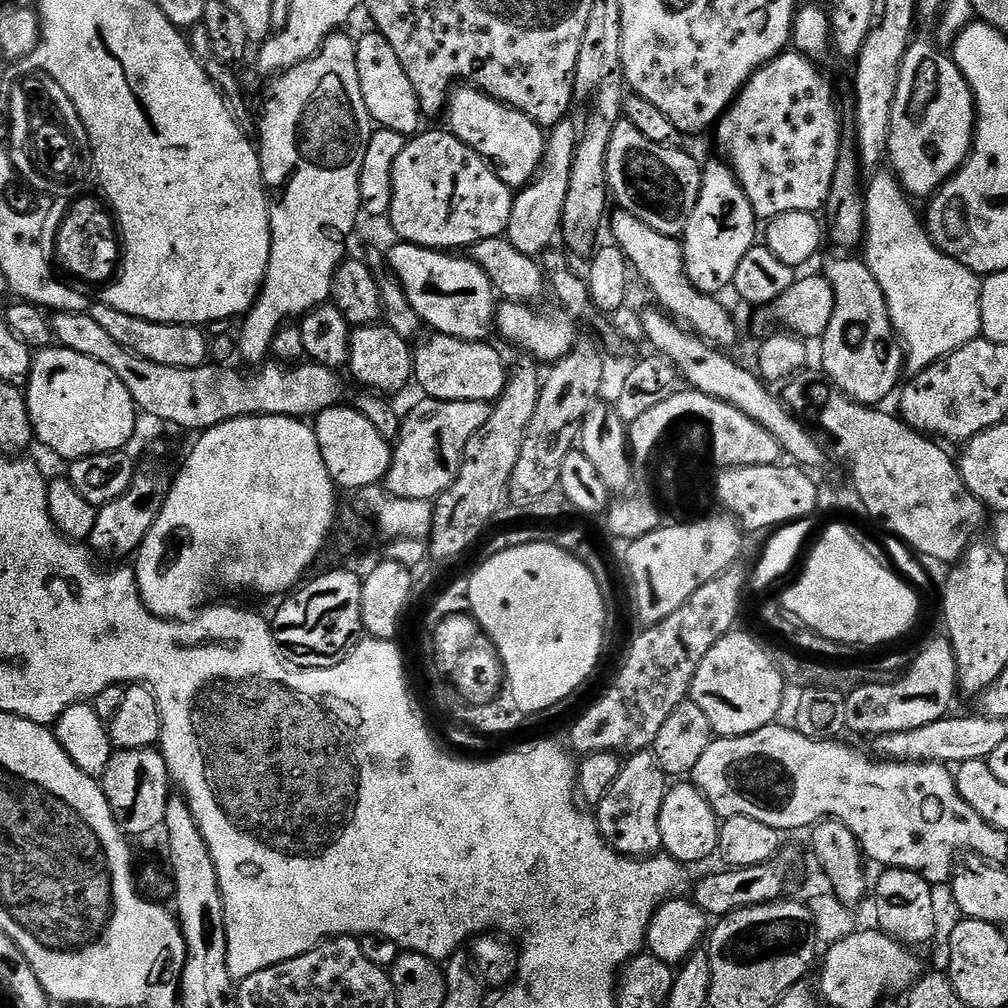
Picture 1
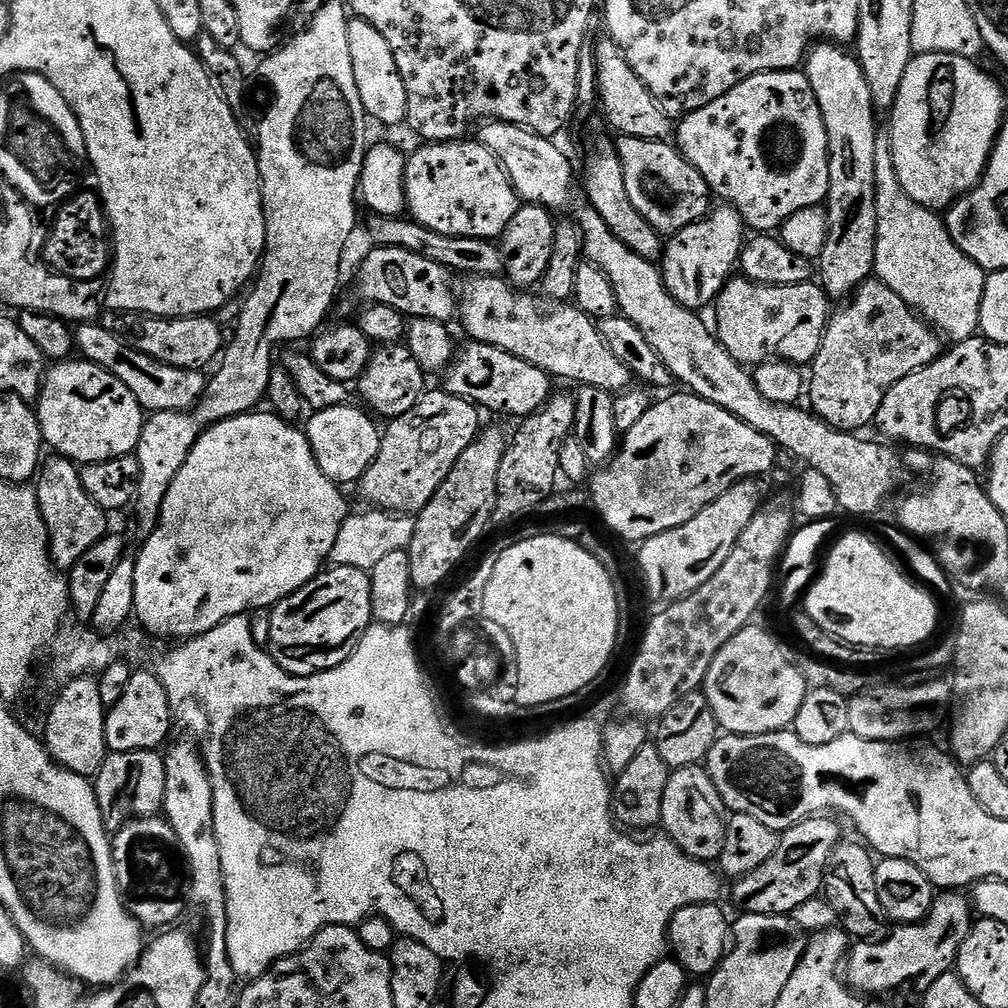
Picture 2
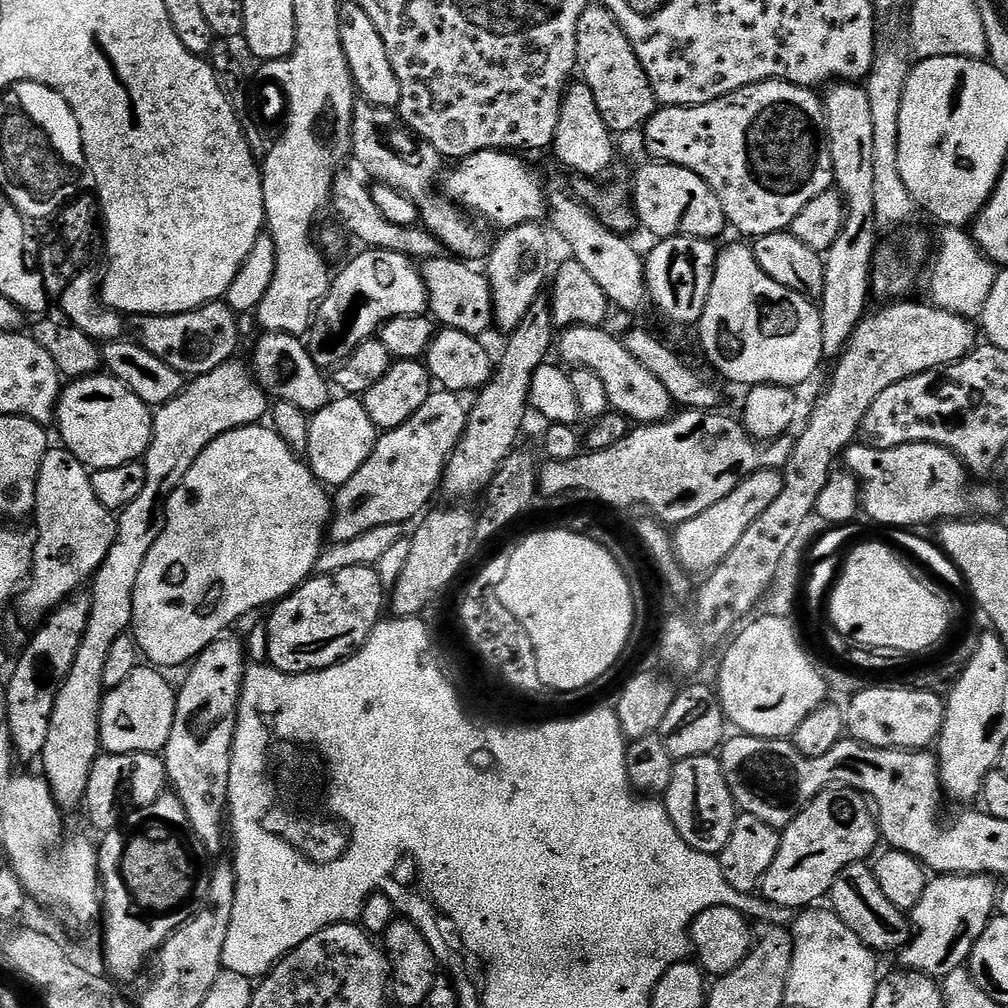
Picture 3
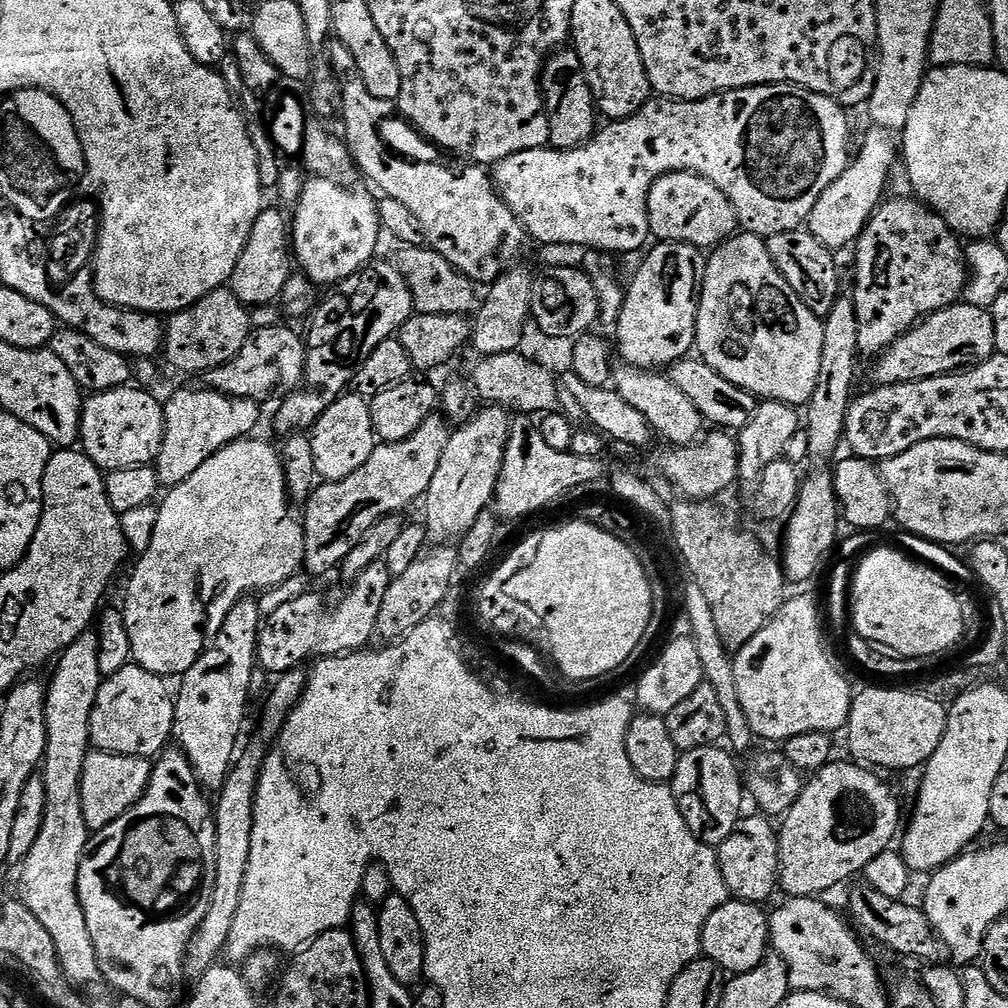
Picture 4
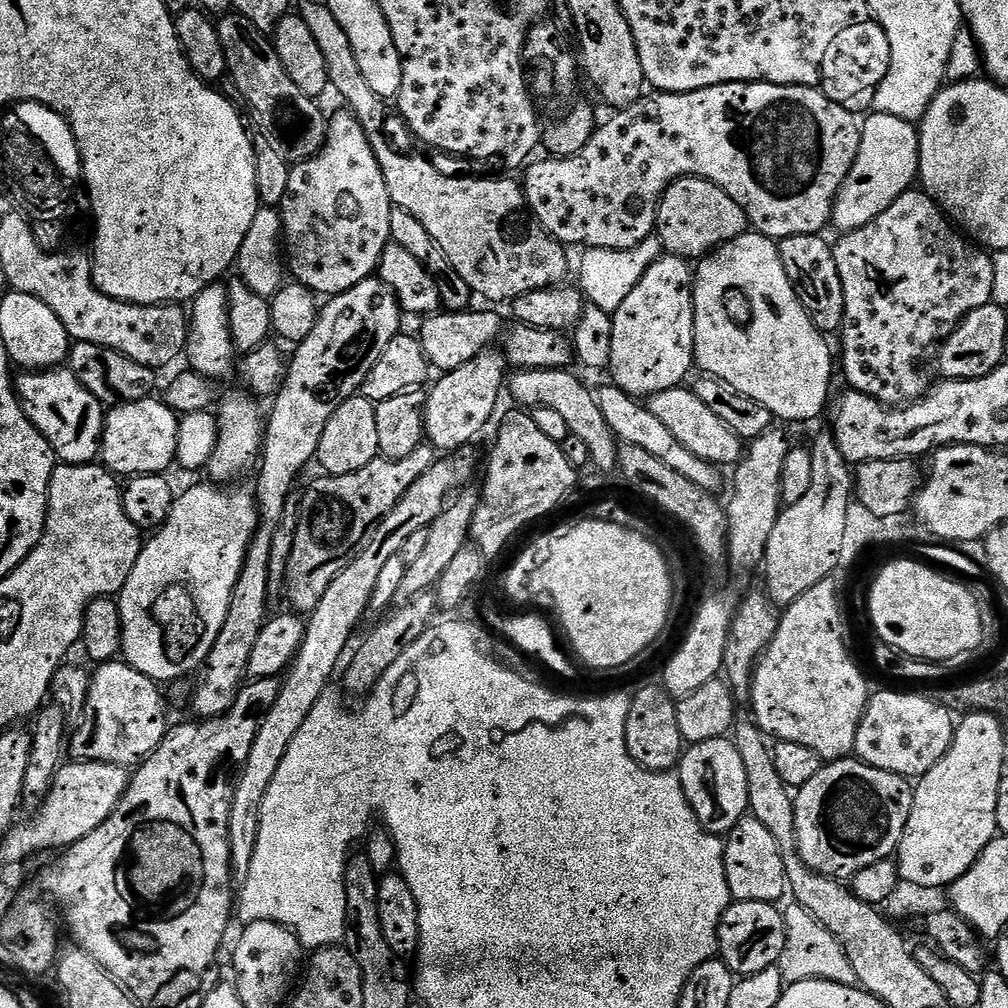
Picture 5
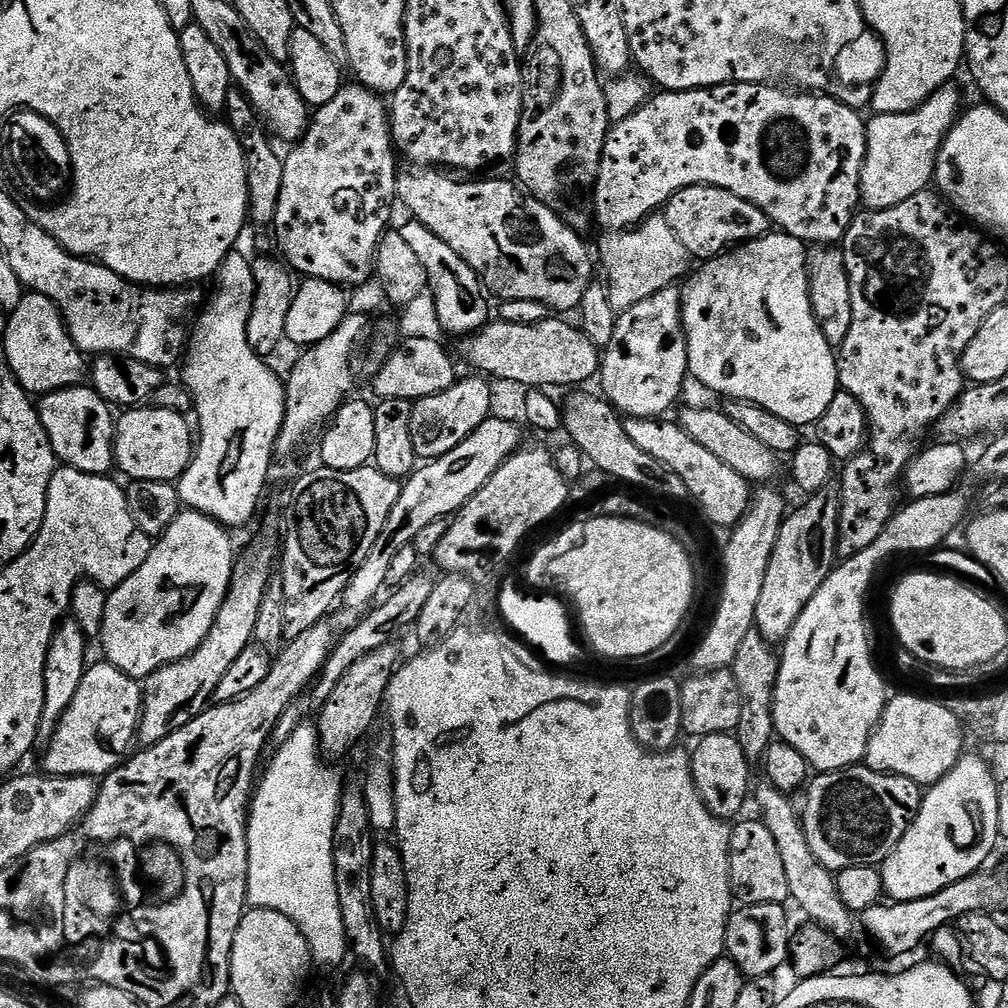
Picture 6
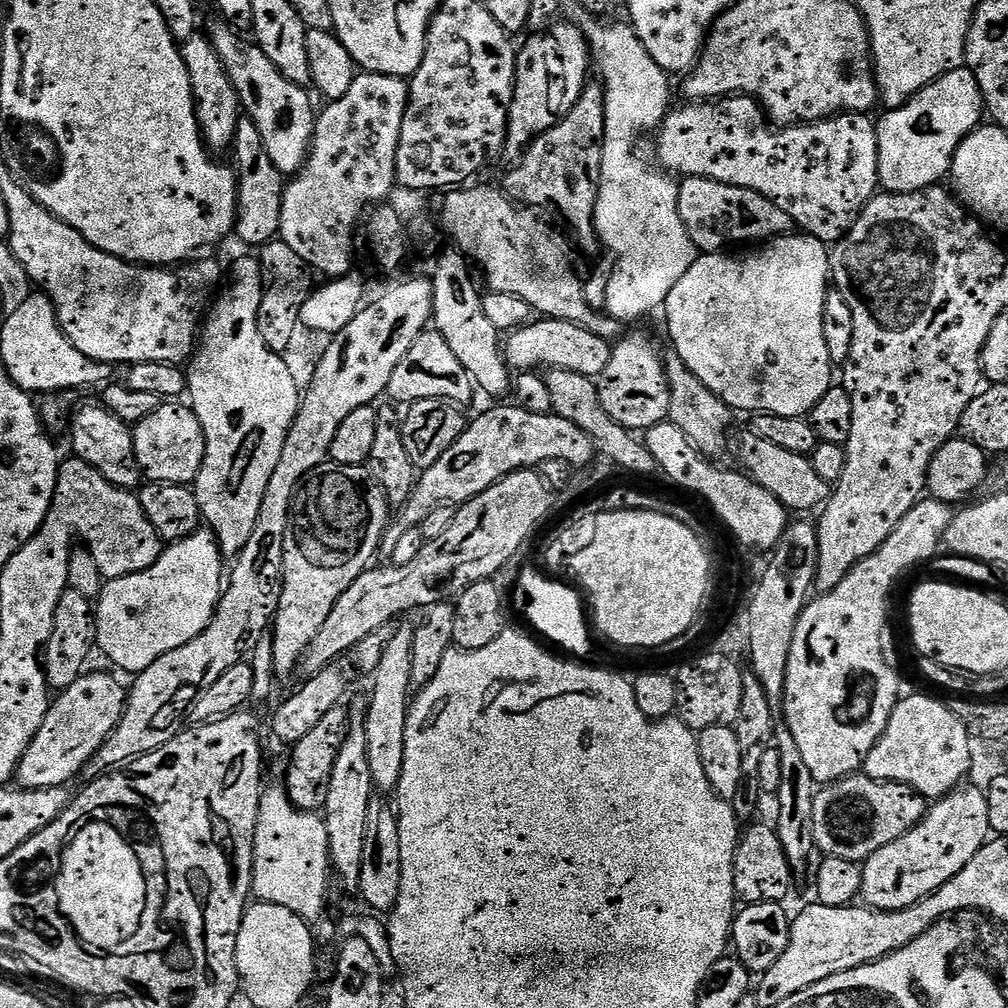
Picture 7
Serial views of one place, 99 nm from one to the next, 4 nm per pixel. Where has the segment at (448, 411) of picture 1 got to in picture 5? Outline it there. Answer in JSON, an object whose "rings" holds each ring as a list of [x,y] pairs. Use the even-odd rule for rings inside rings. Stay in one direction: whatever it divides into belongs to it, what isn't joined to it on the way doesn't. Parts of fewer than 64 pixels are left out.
{"rings":[[[425,442],[401,460],[377,458],[362,466],[362,470],[354,470],[354,474],[320,474],[305,490],[304,497],[300,496],[298,500],[300,517],[286,581],[286,600],[297,608],[293,608],[297,613],[311,614],[314,611],[318,602],[322,602],[322,594],[326,594],[326,586],[338,578],[354,549],[365,543],[370,530],[437,459],[437,449]]]}

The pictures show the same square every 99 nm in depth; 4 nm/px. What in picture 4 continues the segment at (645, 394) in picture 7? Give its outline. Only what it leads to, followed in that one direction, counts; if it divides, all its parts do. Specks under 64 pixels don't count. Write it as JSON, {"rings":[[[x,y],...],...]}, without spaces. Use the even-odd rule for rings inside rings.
{"rings":[[[660,242],[655,246],[657,248],[647,249],[648,257],[641,262],[640,269],[632,276],[632,281],[627,281],[624,305],[616,320],[614,335],[616,335],[616,344],[620,347],[618,356],[623,363],[629,364],[631,368],[668,370],[695,349],[698,274],[704,271],[706,256],[701,249],[689,244]]]}

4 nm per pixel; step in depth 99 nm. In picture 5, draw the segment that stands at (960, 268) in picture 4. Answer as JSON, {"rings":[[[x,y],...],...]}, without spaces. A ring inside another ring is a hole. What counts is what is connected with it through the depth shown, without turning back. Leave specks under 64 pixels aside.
{"rings":[[[909,190],[902,193],[898,199],[896,199],[890,207],[885,210],[882,214],[878,214],[878,218],[874,218],[874,222],[870,222],[866,226],[862,226],[858,230],[853,232],[845,232],[839,237],[840,241],[835,241],[832,253],[836,259],[836,265],[838,266],[838,274],[842,278],[842,290],[846,294],[846,314],[844,315],[844,327],[842,329],[842,335],[839,337],[840,340],[840,352],[838,348],[838,368],[844,371],[844,380],[848,383],[847,387],[853,392],[861,392],[867,396],[872,396],[875,400],[880,400],[882,403],[889,406],[903,406],[909,402],[915,402],[917,400],[923,400],[925,396],[928,395],[928,390],[930,387],[930,381],[928,381],[928,376],[926,373],[920,369],[920,359],[927,354],[928,348],[935,349],[947,336],[954,331],[954,329],[959,326],[961,320],[964,319],[966,314],[970,314],[978,306],[986,306],[987,304],[992,303],[992,295],[994,294],[994,262],[992,261],[992,256],[989,255],[985,249],[977,246],[963,231],[957,230],[952,221],[945,216],[944,212],[940,207],[934,203],[932,199],[928,197],[927,192],[923,190]]]}

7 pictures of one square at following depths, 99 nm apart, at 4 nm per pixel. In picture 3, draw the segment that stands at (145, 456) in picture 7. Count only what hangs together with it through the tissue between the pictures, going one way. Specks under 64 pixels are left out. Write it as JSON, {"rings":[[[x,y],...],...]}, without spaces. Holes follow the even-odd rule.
{"rings":[[[111,374],[84,376],[81,380],[72,380],[69,385],[69,388],[67,385],[61,391],[60,403],[56,407],[55,423],[60,424],[63,447],[74,453],[90,470],[122,466],[131,460],[140,460],[152,441],[153,409]]]}

